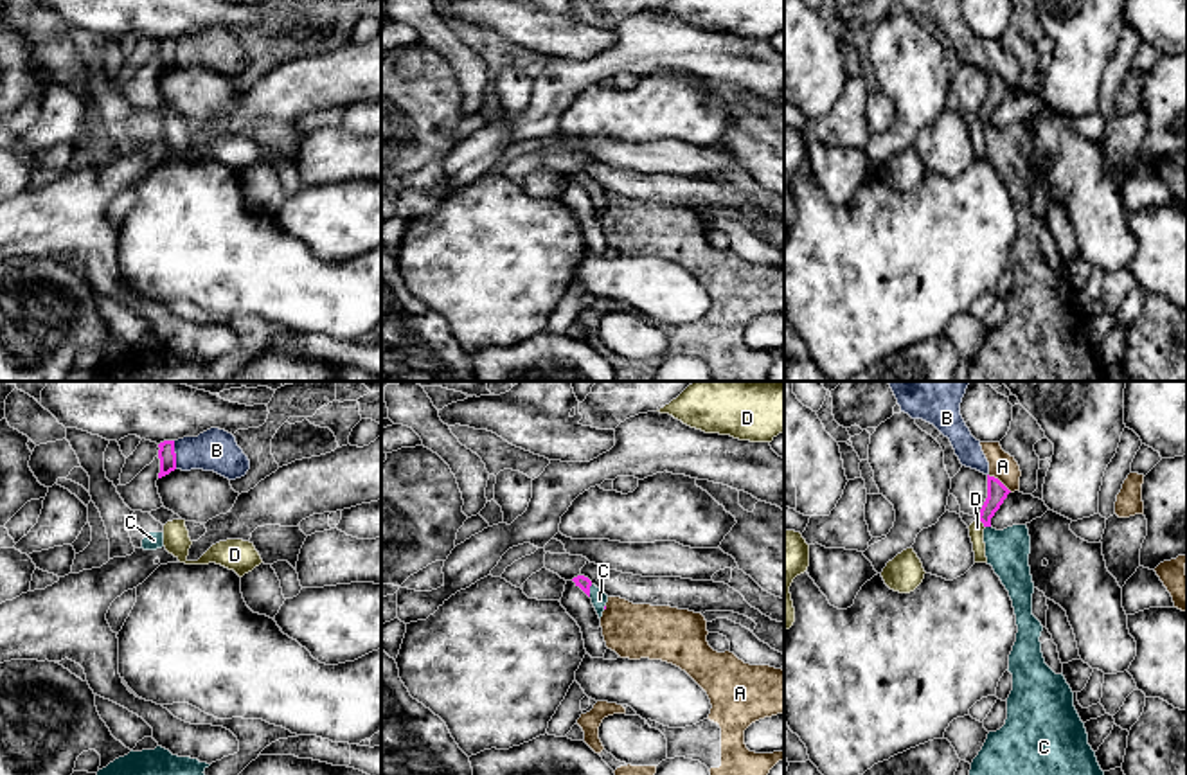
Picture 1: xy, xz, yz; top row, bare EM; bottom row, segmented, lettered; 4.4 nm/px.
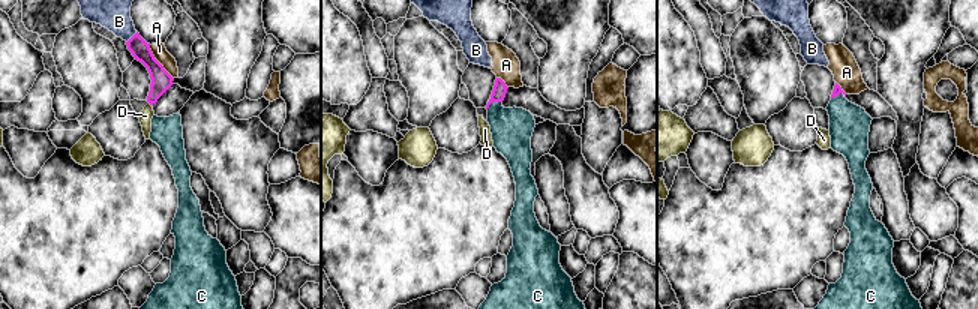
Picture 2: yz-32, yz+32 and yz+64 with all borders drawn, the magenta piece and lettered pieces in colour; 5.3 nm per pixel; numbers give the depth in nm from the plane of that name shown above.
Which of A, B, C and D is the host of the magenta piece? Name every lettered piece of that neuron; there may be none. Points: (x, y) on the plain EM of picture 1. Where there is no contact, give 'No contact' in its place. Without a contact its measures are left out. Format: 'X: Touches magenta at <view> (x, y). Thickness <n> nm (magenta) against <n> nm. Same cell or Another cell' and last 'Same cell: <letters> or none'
A: Touches magenta at yz (999, 78). Thickness 90 nm (magenta) against 120 nm. Another cell
B: Touches magenta at xy (175, 53). Thickness 80 nm (magenta) against 190 nm. Another cell
C: Touches magenta at xz (589, 187). Thickness 60 nm (magenta) against 70 nm. Same cell
D: Touches magenta at yz (982, 119). Thickness 90 nm (magenta) against 70 nm. Another cell
Same cell: C

